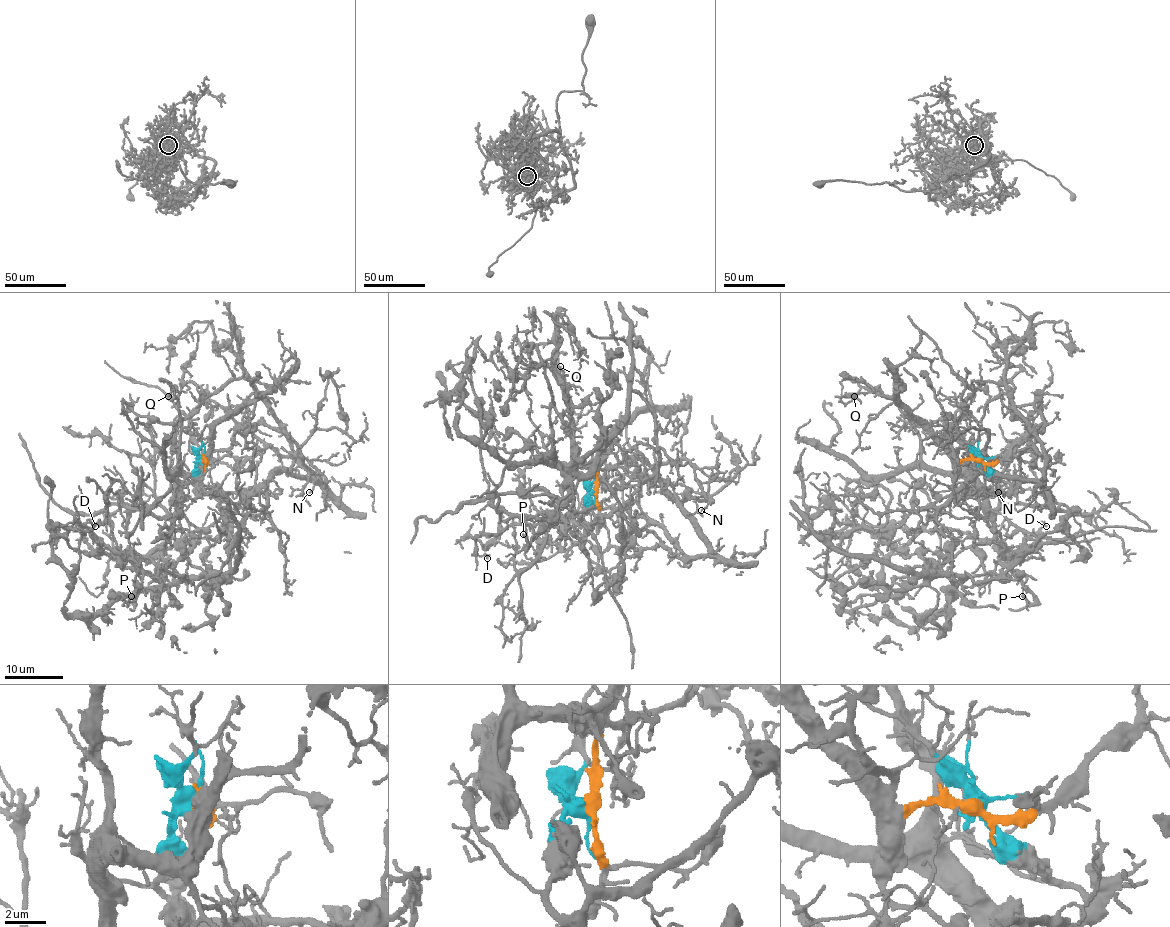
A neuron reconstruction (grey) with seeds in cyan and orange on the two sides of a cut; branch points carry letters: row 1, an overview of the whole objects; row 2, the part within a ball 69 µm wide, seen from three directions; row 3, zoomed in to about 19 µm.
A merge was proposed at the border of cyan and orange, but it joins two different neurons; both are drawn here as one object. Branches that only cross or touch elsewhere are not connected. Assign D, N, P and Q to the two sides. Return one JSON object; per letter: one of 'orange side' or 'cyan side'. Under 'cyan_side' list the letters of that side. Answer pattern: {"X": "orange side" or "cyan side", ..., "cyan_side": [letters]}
{"D": "orange side", "N": "orange side", "P": "orange side", "Q": "orange side", "cyan_side": []}

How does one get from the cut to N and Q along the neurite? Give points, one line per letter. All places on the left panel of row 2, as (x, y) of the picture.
N: (201, 460), (214, 451), (226, 450), (239, 428), (259, 424), (279, 428), (294, 442), (317, 477), (308, 492)
Q: (201, 460), (204, 460), (203, 470), (198, 474), (181, 471), (181, 418), (172, 387), (168, 396)

